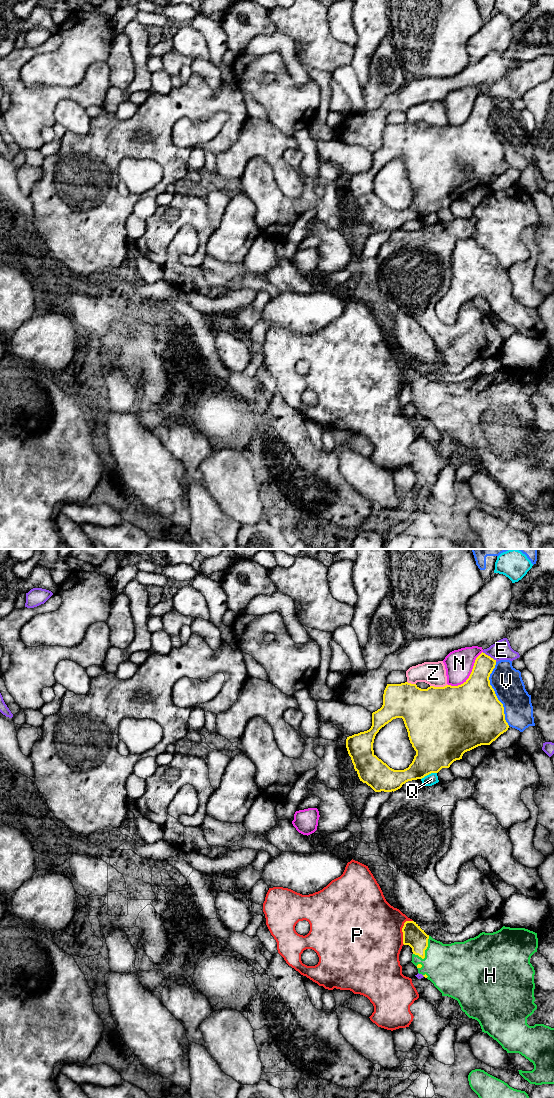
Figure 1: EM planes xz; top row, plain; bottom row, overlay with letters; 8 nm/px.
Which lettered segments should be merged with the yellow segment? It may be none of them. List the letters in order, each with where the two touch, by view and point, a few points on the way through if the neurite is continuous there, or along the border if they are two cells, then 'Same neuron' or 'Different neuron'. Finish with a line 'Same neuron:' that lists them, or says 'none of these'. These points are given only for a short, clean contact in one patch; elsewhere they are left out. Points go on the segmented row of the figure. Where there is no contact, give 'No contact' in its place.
E: Touches yellow at xz (489, 656). Different neuron
H: Touches yellow at xz (424, 952). Path across: xz (413, 935), (423, 945), (424, 952), (451, 967). Same neuron
N: Touches yellow at xz (470, 674). Different neuron
P: Touches yellow at xz (402, 930). Different neuron
Q: Touches yellow at xz (428, 774). Different neuron
V: Touches yellow at xz (495, 694). Different neuron
Z: Touches yellow at xz (438, 687). Different neuron
Same neuron: H

